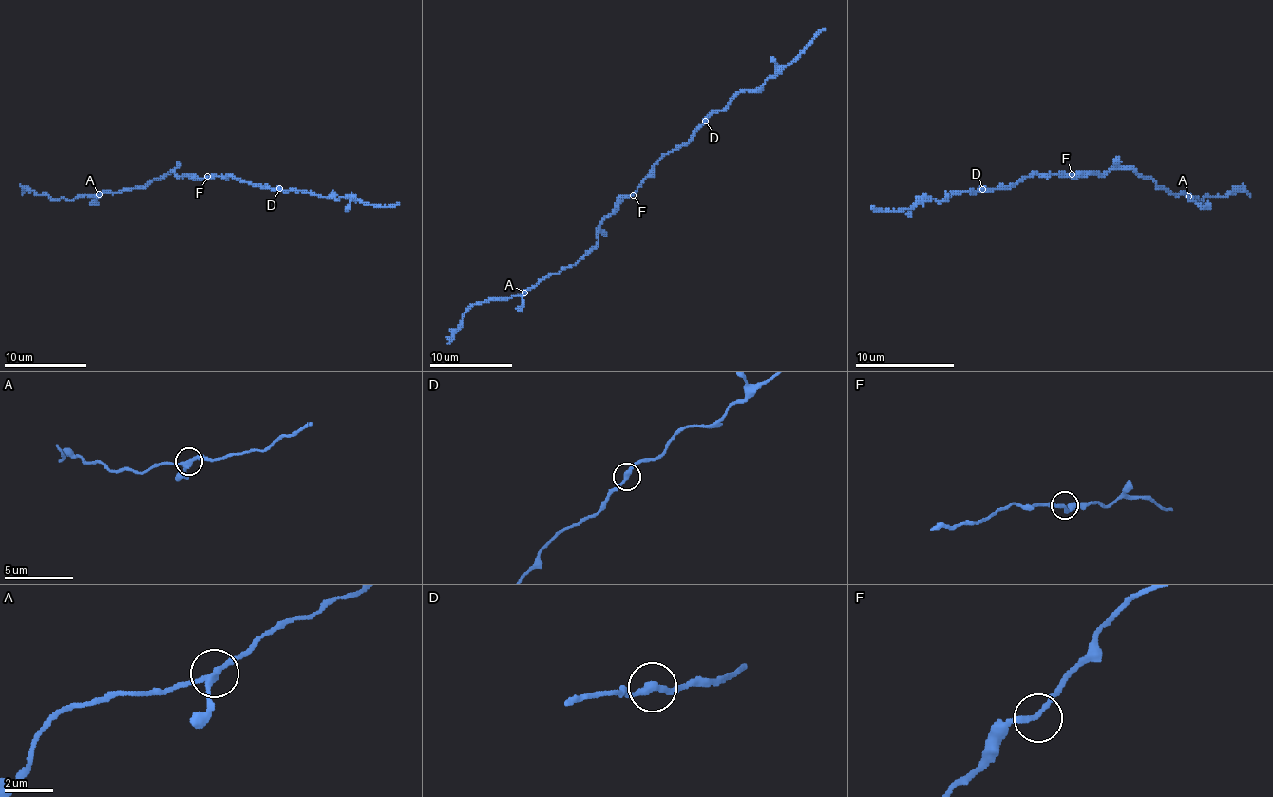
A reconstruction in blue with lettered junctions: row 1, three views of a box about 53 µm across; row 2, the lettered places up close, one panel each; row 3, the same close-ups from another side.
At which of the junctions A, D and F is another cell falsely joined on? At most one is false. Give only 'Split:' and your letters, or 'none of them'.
Split: none of them

